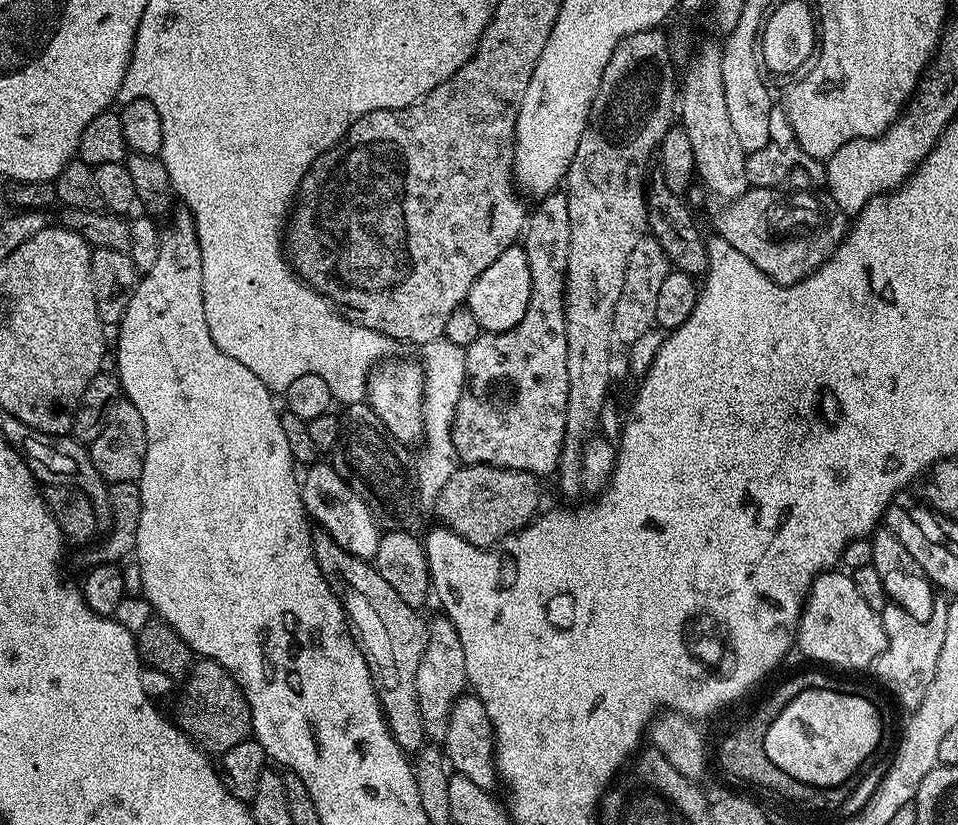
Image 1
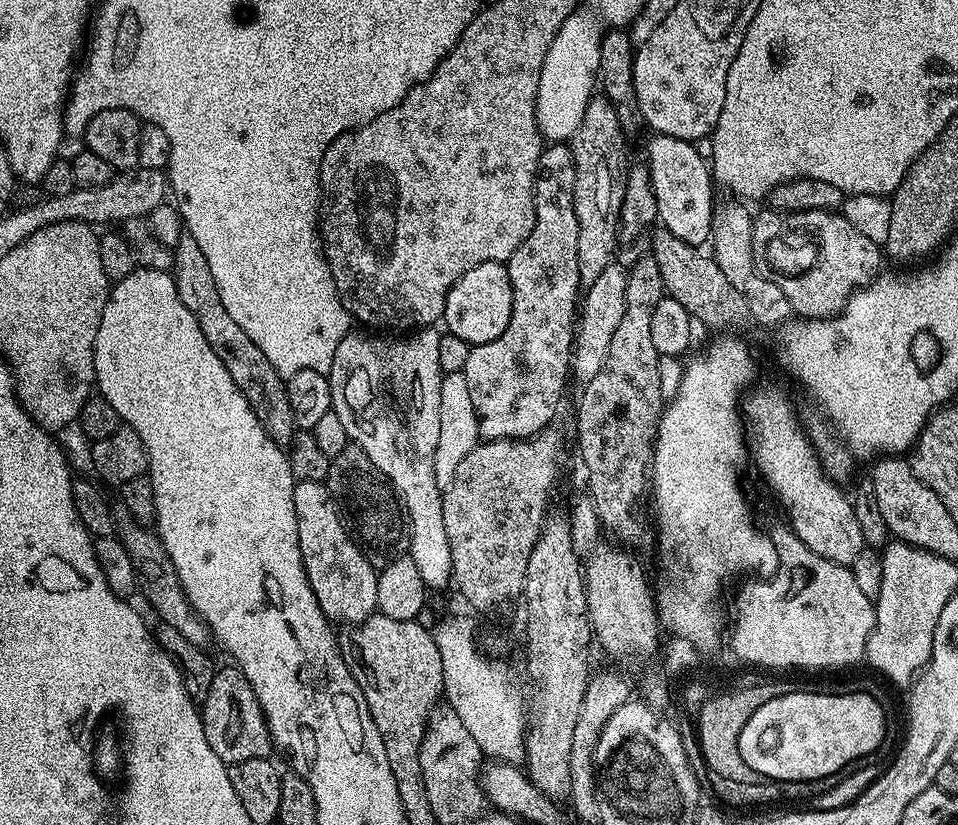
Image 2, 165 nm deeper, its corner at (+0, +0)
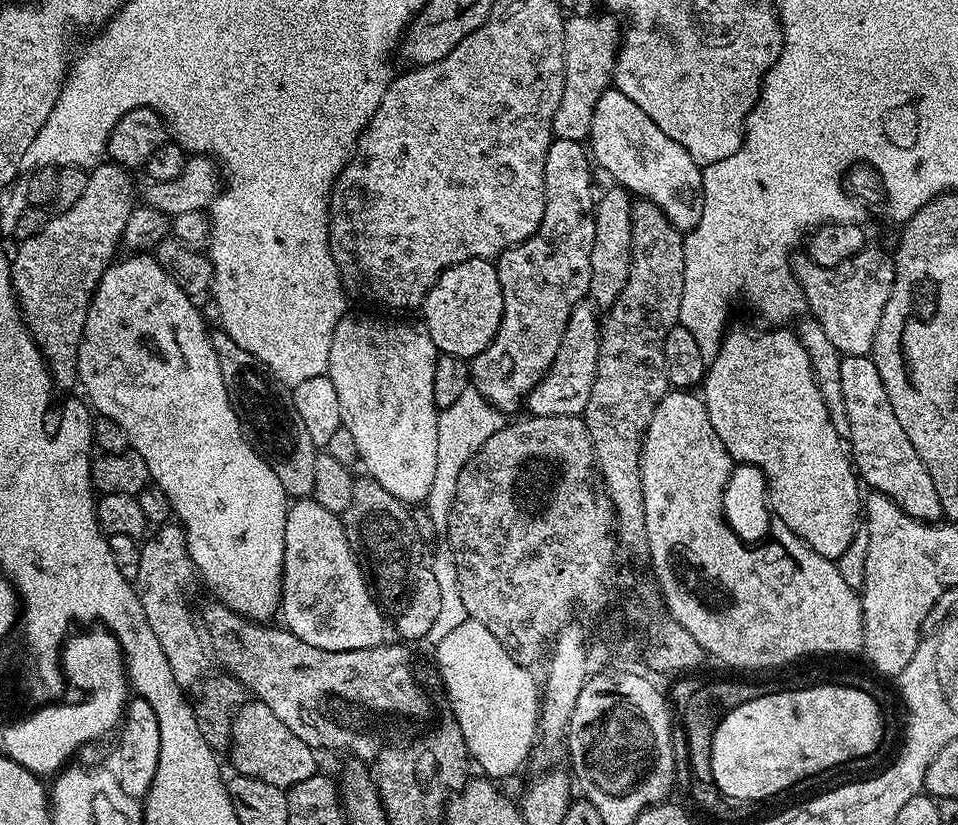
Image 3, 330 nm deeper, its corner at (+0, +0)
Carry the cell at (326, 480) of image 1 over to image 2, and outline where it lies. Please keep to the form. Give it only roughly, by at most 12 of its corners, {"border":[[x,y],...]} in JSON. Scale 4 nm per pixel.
{"border":[[296,481],[298,546],[329,622],[377,611],[365,556],[327,483]]}

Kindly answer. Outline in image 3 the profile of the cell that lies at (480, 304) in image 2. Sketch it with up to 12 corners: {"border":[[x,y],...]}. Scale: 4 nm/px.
{"border":[[492,260],[448,268],[426,294],[437,353],[471,362],[502,322]]}

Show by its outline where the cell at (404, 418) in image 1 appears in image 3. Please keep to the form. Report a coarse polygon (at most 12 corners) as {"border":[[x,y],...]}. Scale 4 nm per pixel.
{"border":[[346,314],[326,375],[365,473],[423,505],[437,355],[412,324]]}

